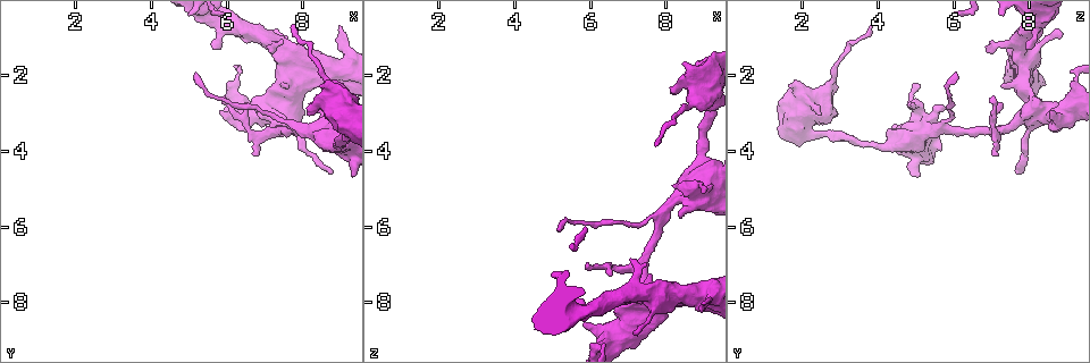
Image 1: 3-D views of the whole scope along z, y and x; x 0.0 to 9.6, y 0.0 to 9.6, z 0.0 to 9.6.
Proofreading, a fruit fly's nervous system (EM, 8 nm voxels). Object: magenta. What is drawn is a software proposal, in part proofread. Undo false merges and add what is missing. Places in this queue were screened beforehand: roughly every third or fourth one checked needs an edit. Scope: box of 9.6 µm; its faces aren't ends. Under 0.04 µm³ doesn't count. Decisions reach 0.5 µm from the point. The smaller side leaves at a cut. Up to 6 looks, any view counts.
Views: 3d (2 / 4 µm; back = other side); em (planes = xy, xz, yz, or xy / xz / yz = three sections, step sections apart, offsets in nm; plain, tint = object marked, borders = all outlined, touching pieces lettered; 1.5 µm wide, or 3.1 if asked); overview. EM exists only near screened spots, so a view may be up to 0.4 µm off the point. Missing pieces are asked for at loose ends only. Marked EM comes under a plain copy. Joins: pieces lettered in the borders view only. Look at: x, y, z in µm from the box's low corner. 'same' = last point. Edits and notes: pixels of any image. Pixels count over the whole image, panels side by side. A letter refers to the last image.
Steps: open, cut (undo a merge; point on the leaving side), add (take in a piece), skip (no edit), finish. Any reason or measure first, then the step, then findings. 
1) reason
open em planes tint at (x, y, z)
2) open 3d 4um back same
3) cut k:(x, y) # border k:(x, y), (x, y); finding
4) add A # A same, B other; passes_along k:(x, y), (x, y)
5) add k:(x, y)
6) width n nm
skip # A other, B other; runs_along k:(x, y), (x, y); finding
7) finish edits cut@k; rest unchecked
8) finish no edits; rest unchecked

stops while still wide
open em yz step 4 tint at (5.65, 1.25, 7.95)

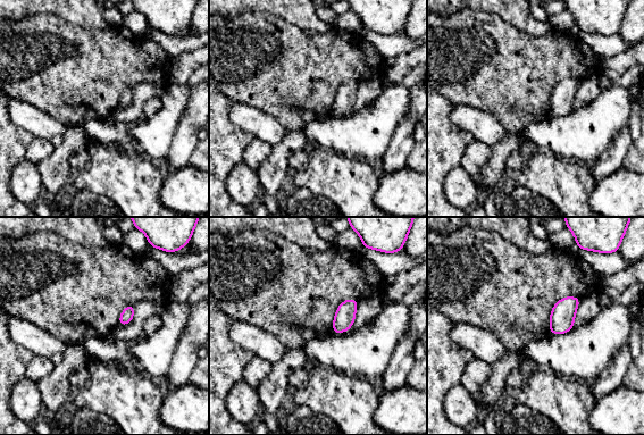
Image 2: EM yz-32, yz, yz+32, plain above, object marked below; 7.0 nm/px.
what lies round it
open em yz step 4 borders same

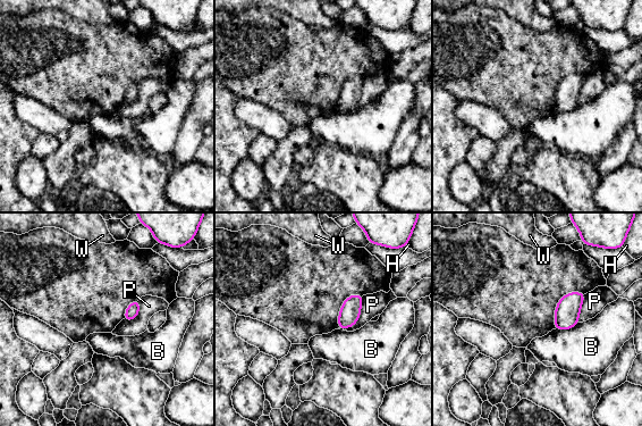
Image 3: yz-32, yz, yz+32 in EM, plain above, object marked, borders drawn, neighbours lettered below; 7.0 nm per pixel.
longest_contact P 280 nm
skip # B other, H other, P other, W other; none of them fits

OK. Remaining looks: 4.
free end
open em planes borders at (6.75, 4.05, 7.20)

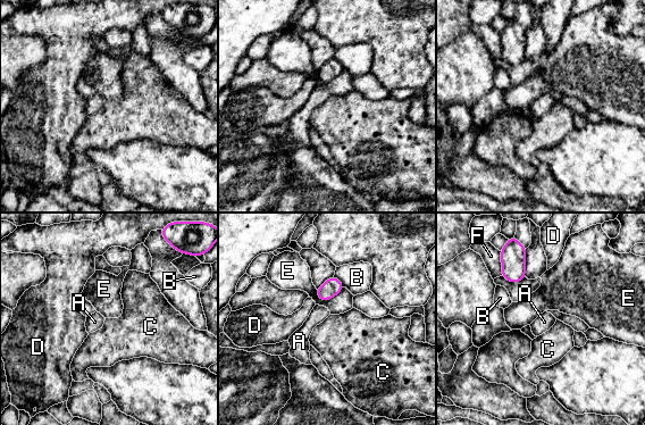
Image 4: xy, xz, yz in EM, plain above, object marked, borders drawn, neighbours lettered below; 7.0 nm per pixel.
skip # A other, B other, C other, D other, E other, F other; border 4:(344, 286), (326, 300), (316, 294); none of them fits

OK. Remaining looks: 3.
free end
open 3d 2um at (8.70, 4.60, 7.60)

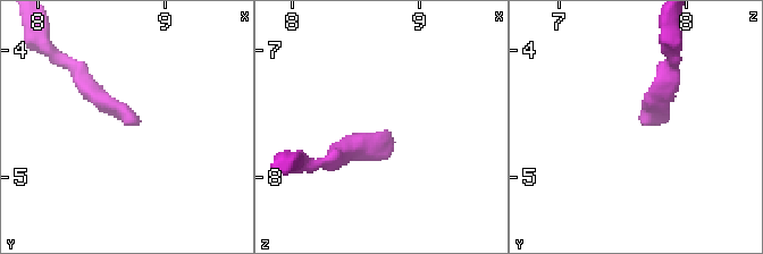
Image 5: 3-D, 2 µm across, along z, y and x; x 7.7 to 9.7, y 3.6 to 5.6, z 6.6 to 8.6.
now the EM
open em xz step 8 tint at (8.78, 4.58, 7.64)

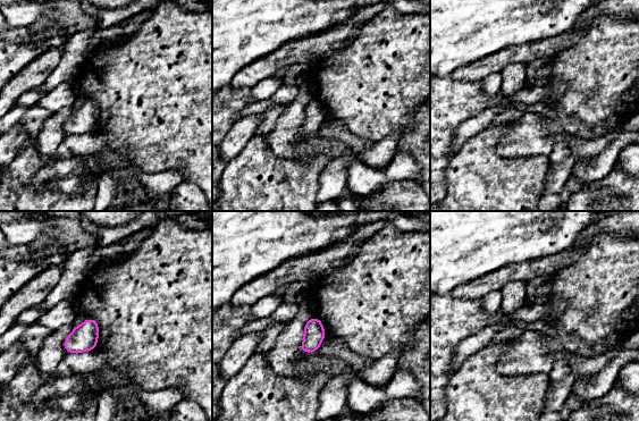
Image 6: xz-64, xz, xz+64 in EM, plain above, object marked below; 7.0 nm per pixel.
another direction
open em planes borders same

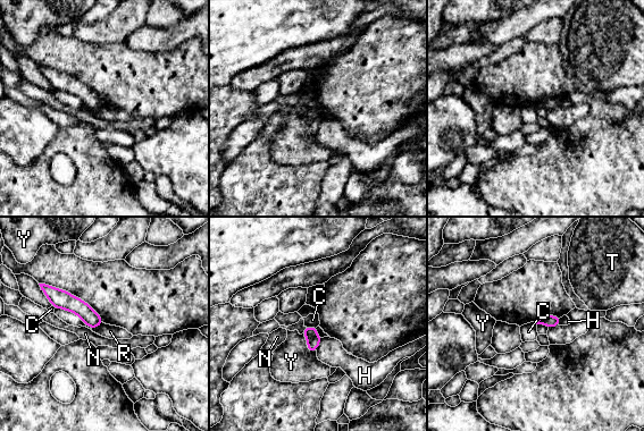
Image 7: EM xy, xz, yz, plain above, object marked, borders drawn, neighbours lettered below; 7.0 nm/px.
width 80 nm
skip # C other, H other, N other, R other, T other, Y other; runs_along 7:(44, 288), (99, 321); none of them fits

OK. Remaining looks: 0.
finish no edits; rest unchecked

